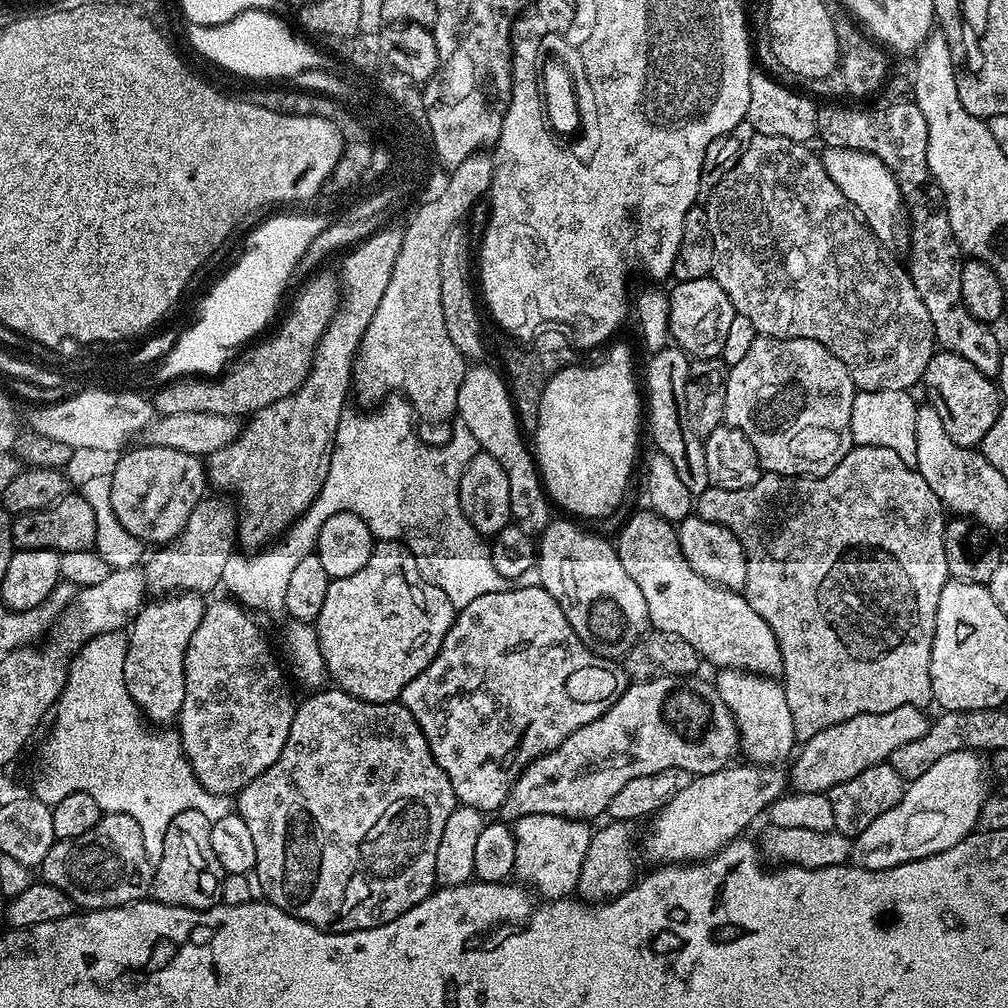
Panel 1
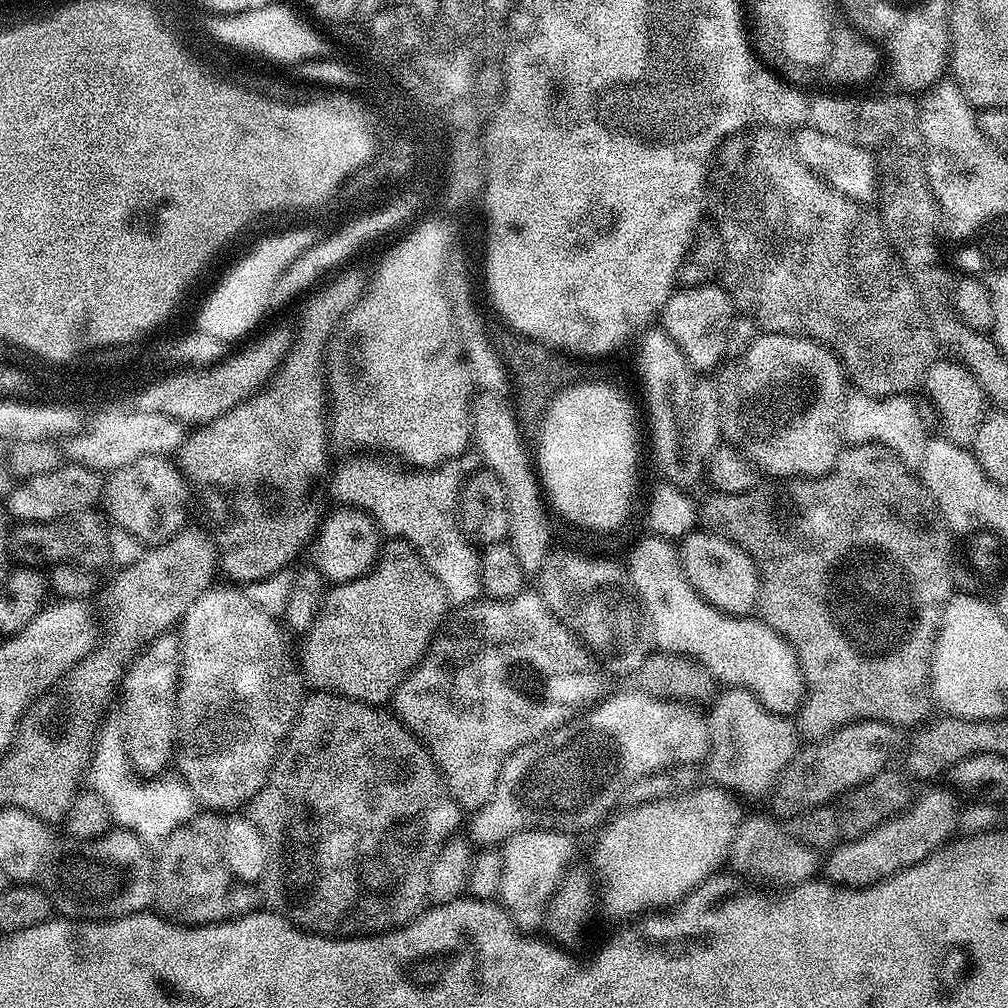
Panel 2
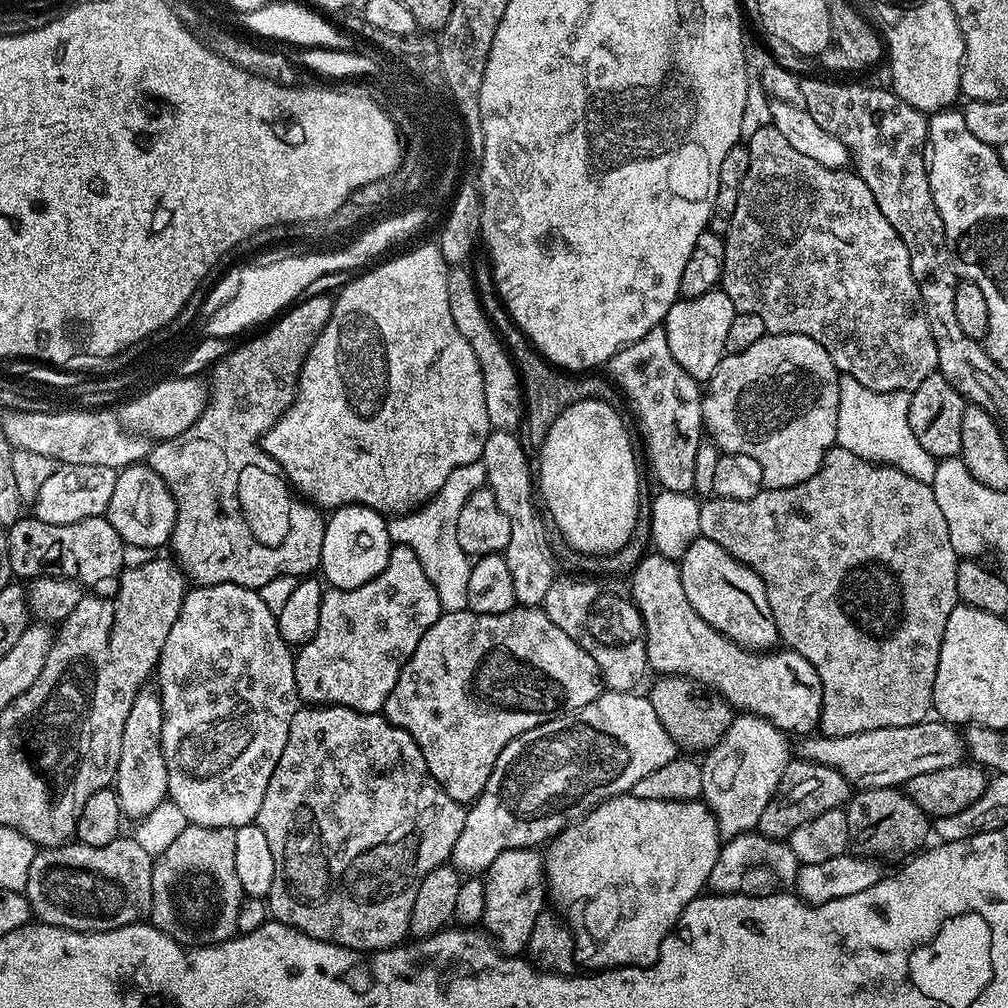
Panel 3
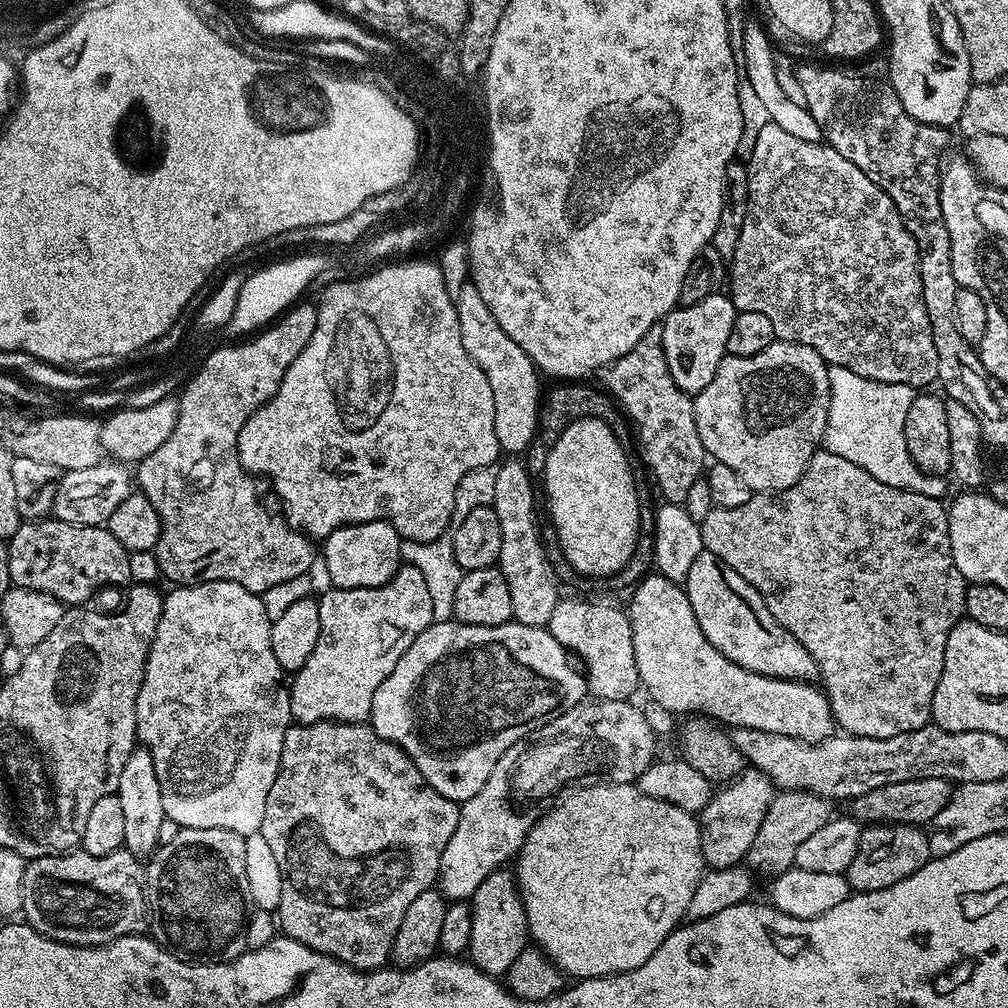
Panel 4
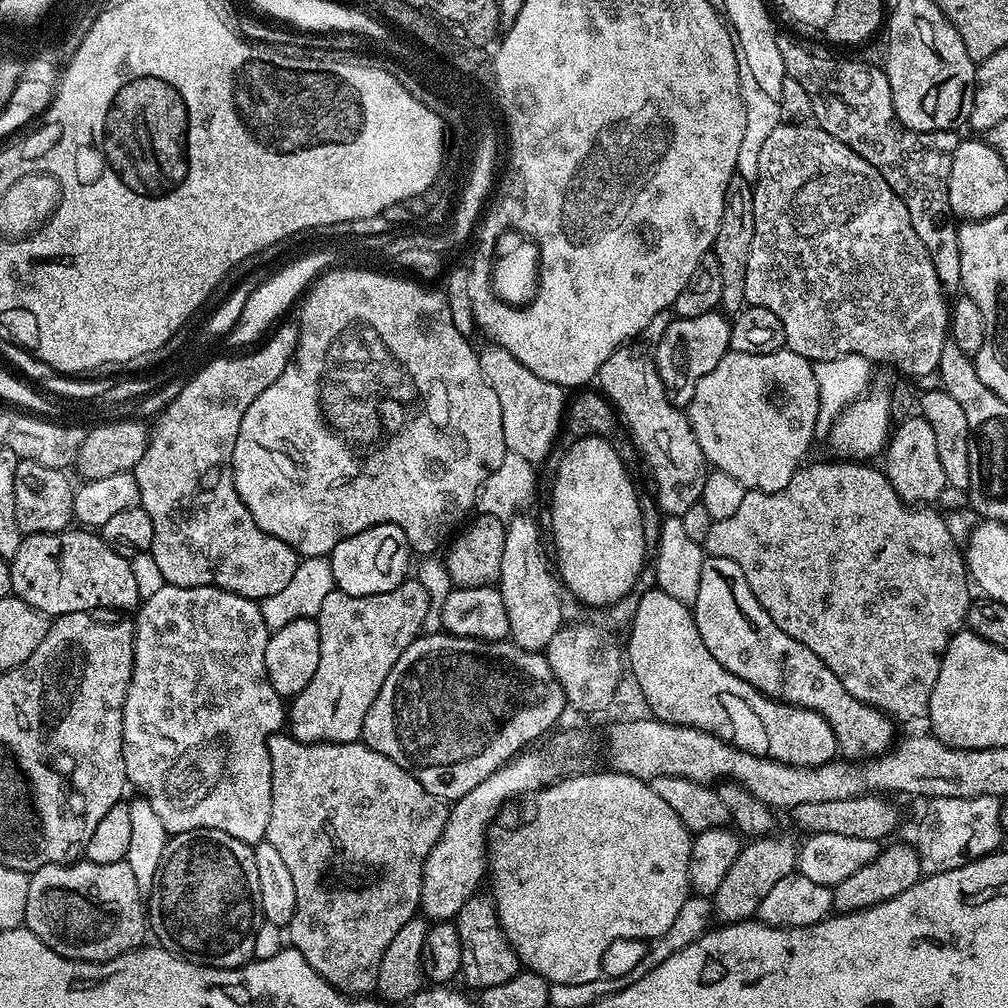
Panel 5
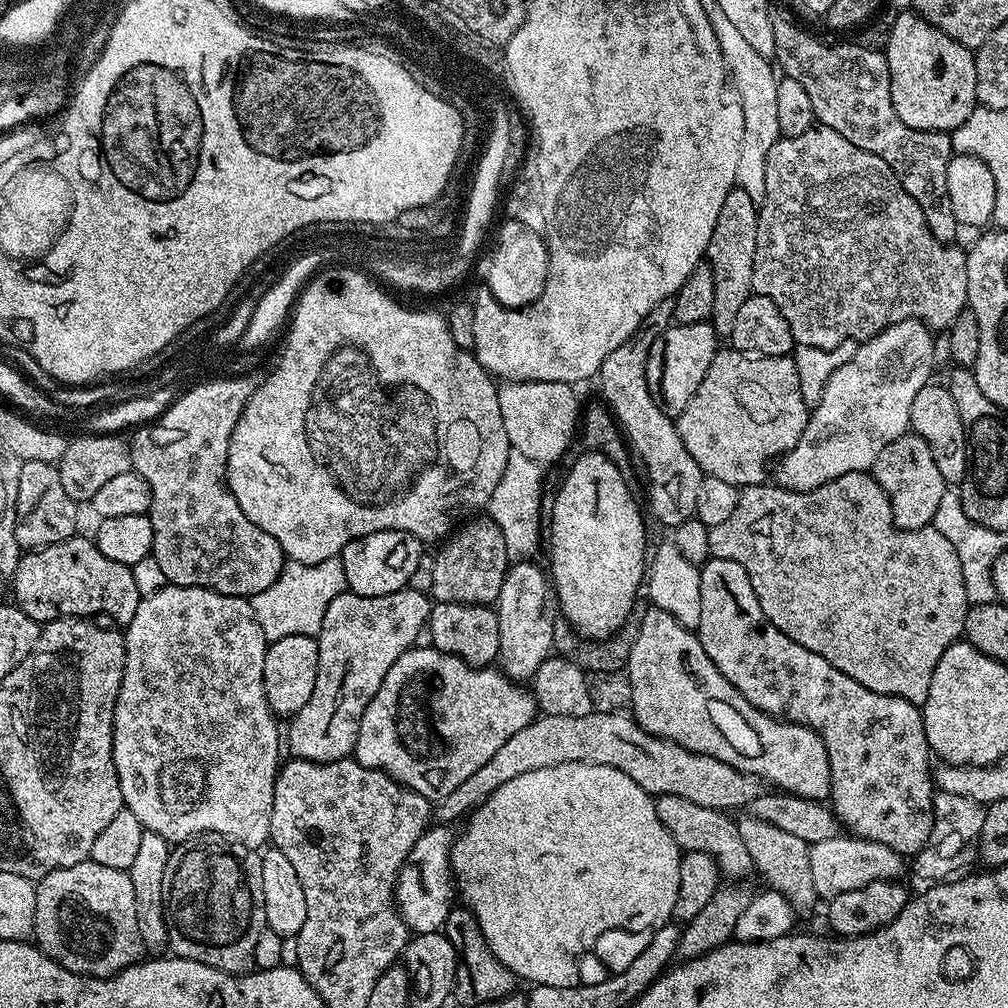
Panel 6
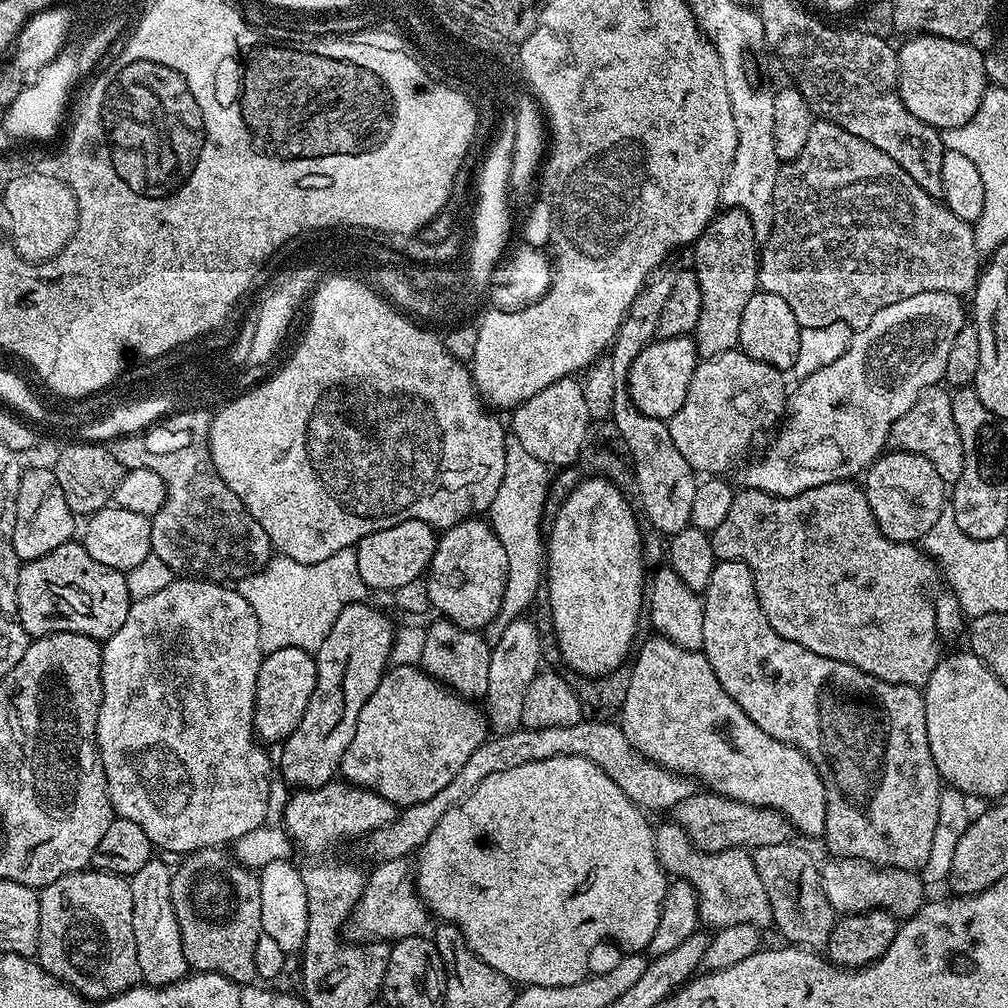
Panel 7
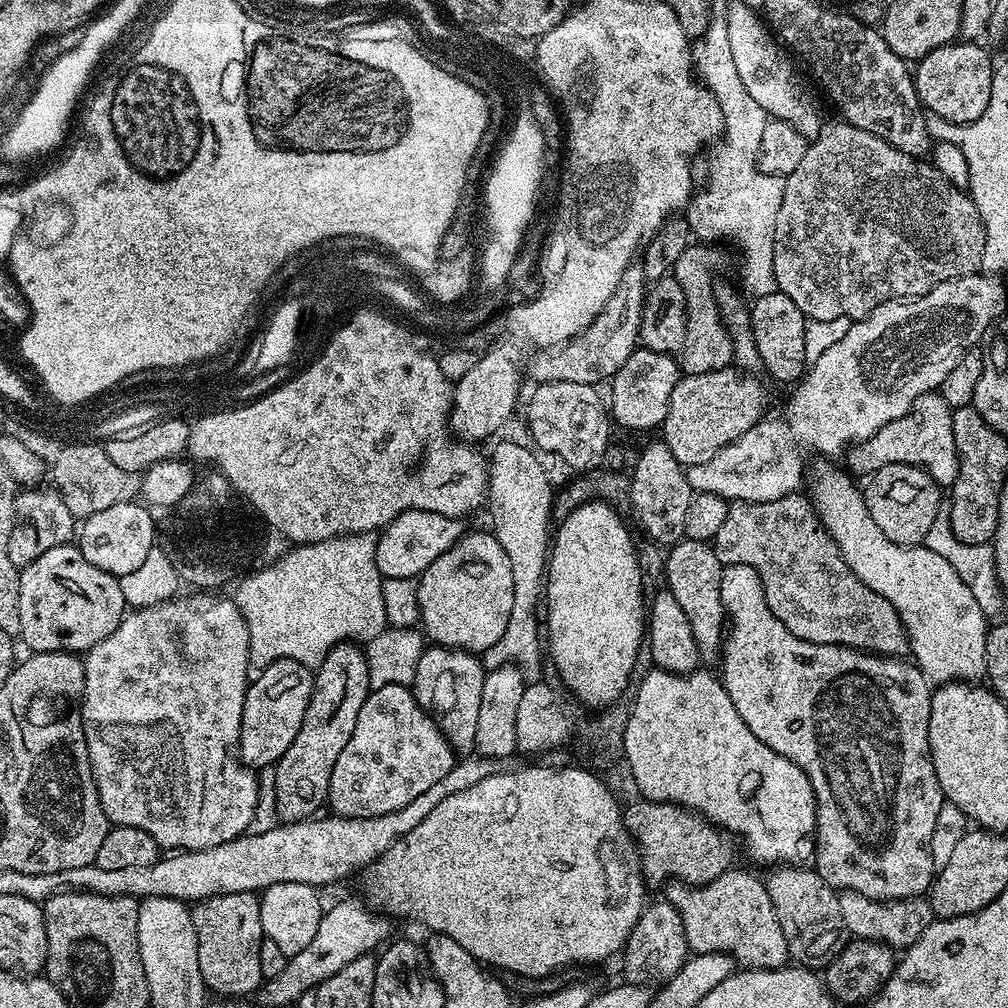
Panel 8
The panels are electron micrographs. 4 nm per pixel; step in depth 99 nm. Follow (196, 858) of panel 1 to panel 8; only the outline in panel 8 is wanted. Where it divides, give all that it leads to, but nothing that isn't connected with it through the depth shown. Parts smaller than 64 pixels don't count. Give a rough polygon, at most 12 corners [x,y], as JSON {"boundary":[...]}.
{"boundary":[[260,896],[192,908],[198,970],[220,998],[265,981]]}

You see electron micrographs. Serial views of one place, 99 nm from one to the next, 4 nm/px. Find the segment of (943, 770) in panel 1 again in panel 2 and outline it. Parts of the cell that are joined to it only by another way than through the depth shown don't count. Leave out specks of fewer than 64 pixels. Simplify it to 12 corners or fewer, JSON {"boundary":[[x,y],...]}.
{"boundary":[[955,791],[919,793],[900,815],[837,843],[823,879],[864,888],[953,839]]}

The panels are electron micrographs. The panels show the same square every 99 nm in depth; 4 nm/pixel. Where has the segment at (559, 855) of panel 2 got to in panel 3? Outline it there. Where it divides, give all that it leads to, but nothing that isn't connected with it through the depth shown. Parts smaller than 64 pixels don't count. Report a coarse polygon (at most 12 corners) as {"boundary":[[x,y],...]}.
{"boundary":[[543,855],[490,862],[483,931],[523,953],[546,908]]}

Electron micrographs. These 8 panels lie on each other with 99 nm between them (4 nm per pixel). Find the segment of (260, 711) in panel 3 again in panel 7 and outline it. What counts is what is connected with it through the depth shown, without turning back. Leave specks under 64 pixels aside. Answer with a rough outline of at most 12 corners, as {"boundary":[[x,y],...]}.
{"boundary":[[173,578],[103,641],[113,813],[159,851],[267,821],[258,618]]}

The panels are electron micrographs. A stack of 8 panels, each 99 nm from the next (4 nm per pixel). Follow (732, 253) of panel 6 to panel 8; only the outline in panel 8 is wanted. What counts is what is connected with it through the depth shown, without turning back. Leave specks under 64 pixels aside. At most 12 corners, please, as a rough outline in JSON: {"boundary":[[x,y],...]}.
{"boundary":[[696,242],[671,270],[686,294],[687,374],[733,363],[712,284],[715,250]]}

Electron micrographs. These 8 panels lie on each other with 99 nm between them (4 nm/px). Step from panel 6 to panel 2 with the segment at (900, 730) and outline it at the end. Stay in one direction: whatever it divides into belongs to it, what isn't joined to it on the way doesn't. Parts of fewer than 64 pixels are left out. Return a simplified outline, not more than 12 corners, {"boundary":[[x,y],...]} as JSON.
{"boundary":[[725,536],[679,541],[684,573],[707,604],[751,617],[760,570]]}

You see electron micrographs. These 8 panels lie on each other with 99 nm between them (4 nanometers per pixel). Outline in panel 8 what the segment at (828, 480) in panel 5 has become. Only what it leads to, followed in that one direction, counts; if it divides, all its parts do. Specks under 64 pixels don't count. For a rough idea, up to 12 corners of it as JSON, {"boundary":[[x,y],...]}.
{"boundary":[[807,495],[732,502],[721,565],[798,638],[903,657],[908,635]]}

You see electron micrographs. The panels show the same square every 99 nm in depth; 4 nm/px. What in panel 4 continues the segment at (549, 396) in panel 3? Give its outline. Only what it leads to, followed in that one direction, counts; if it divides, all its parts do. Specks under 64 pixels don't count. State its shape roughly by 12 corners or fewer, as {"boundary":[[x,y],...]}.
{"boundary":[[560,382],[546,392],[540,427],[526,453],[543,477],[554,433],[582,418],[614,430],[625,452],[637,437],[607,391],[588,382]]}

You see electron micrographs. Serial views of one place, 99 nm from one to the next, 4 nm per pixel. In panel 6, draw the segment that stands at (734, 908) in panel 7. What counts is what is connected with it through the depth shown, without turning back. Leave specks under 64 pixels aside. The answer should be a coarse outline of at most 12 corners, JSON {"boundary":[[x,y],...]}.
{"boundary":[[655,797],[684,852],[710,854],[728,878],[753,871],[727,811]]}

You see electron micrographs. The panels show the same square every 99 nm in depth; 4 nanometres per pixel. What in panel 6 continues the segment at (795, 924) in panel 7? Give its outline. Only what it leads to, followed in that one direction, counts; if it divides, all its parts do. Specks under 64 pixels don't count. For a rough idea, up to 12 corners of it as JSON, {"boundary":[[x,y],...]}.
{"boundary":[[736,820],[753,869],[797,913],[818,903],[810,845],[765,820]]}

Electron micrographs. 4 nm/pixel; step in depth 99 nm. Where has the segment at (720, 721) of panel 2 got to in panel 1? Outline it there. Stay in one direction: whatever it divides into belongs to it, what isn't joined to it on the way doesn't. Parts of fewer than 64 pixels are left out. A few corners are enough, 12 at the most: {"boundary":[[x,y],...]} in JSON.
{"boundary":[[739,668],[715,675],[739,751],[776,766],[798,741],[783,683]]}

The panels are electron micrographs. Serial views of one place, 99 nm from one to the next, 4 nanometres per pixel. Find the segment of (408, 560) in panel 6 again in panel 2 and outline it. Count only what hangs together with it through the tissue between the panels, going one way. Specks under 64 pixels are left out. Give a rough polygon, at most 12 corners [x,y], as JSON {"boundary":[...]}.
{"boundary":[[351,506],[323,517],[315,567],[325,581],[365,576],[382,536]]}

